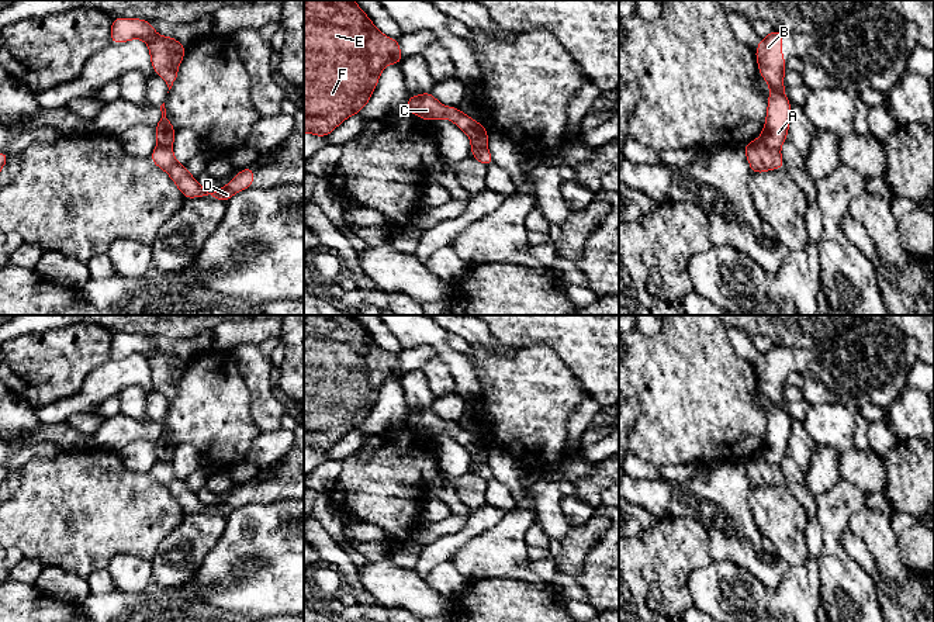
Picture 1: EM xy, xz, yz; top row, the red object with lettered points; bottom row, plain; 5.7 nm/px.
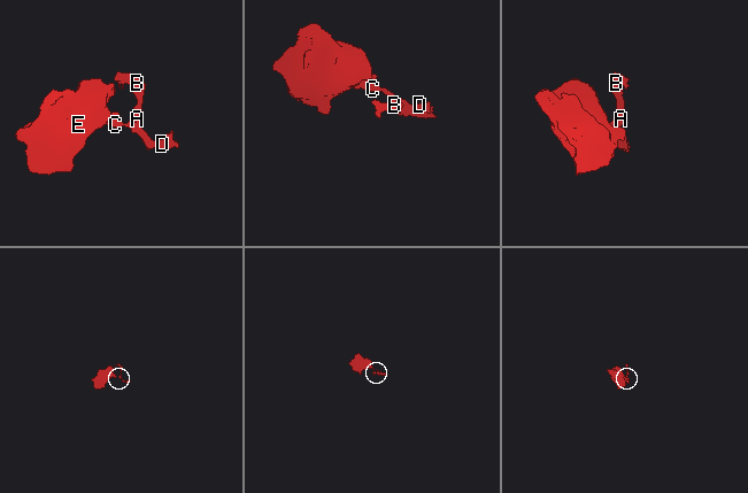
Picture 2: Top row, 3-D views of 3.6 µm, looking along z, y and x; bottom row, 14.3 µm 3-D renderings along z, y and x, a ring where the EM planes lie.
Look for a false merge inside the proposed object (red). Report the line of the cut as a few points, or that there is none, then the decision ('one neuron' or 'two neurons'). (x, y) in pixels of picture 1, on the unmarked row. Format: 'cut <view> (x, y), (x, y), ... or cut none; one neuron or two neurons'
cut yz (760, 453), (778, 466); two neurons

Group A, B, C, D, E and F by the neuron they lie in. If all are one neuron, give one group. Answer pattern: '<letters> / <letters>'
A B / C D E F

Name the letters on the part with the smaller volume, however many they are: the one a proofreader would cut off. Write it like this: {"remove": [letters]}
{"remove": ["A", "B"]}

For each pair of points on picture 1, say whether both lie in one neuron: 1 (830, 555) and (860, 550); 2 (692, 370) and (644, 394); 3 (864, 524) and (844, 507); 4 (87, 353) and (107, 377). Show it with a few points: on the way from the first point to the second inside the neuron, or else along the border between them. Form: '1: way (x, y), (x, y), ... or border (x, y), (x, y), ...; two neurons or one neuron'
1: border (846, 527), (840, 538), (841, 545), (871, 576); two neurons
2: way (681, 380), (661, 380), (656, 386); one neuron
3: border (865, 508), (855, 512), (846, 525); two neurons
4: border (110, 358), (96, 366), (76, 391); two neurons

